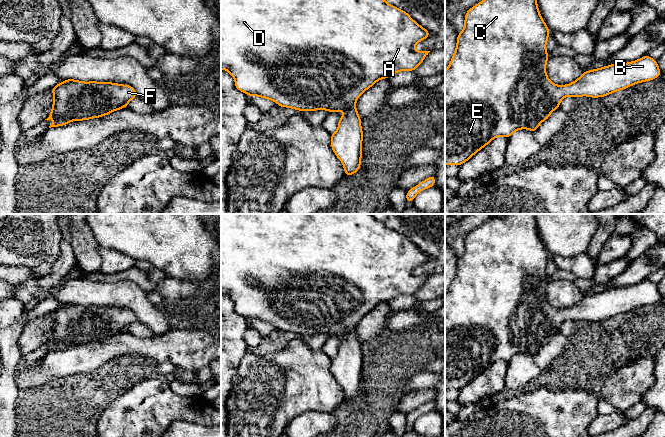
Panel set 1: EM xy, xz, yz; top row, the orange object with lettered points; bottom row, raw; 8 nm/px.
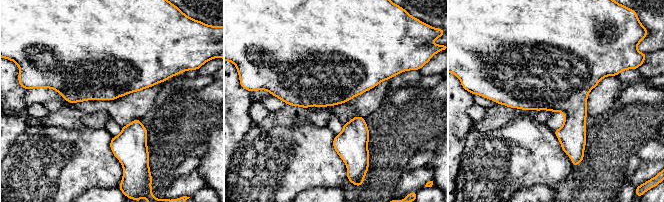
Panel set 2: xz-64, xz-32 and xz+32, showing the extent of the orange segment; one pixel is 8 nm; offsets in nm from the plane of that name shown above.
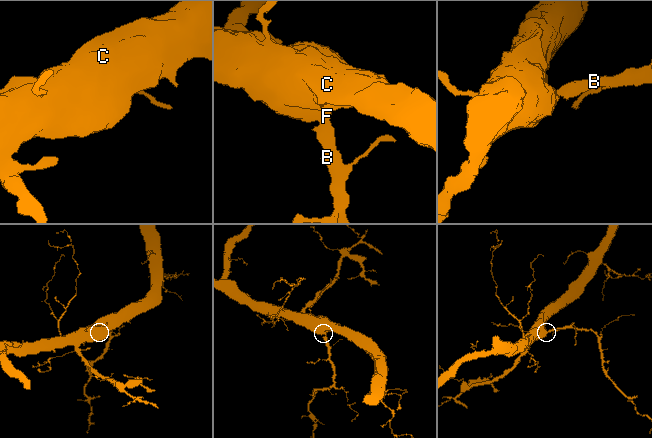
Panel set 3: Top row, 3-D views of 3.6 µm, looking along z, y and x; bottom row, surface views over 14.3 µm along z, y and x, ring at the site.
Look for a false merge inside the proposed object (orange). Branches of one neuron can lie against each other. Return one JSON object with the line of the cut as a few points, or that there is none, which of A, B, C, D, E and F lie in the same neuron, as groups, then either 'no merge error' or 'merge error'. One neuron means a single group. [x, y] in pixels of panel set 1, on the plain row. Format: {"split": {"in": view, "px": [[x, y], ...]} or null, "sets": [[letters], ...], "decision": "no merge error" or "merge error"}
{"split": null, "sets": [["A", "B", "C", "D", "E", "F"]], "decision": "no merge error"}

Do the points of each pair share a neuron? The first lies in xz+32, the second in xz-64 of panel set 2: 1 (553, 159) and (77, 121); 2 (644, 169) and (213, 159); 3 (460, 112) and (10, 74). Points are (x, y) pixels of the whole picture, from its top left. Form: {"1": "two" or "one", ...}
{"1": "two", "2": "two", "3": "one"}

